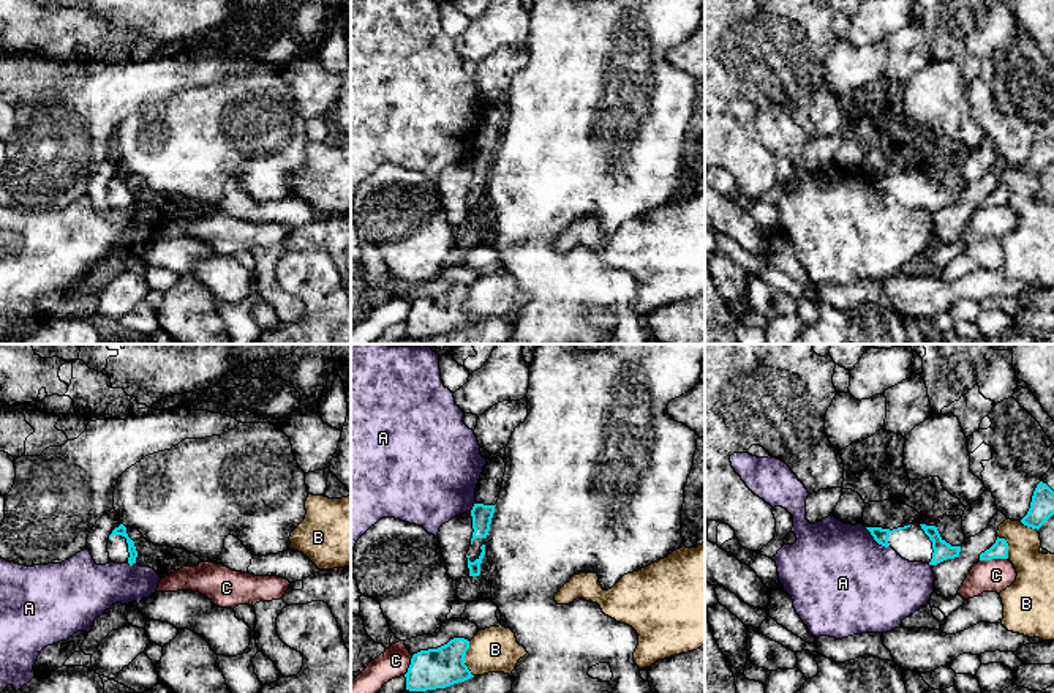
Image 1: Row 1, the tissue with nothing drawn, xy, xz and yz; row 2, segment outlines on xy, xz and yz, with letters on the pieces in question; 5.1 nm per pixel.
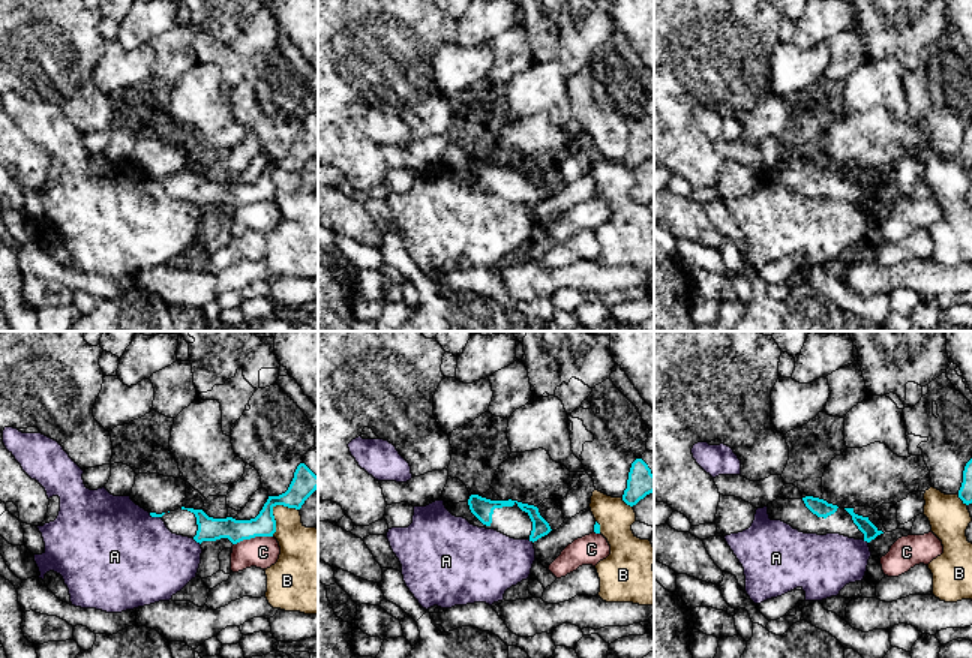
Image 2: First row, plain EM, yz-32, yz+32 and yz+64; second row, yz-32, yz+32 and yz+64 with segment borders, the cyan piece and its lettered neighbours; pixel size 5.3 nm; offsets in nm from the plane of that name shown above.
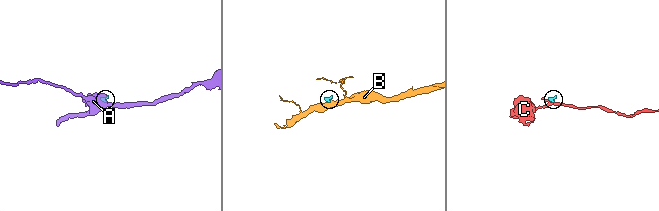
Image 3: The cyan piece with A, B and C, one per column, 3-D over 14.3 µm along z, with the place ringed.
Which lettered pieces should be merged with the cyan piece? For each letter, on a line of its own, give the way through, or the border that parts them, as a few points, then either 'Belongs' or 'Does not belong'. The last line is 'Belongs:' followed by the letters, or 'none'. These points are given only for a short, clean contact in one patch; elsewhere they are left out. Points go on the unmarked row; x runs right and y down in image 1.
A: Boundary: yz (865, 174), (879, 190), (888, 193). Does not belong
B: Boundary: xz (468, 288), (465, 311), (473, 322). Does not belong
C: Boundary: yz (1007, 204), (980, 207). Does not belong
Belongs: none

